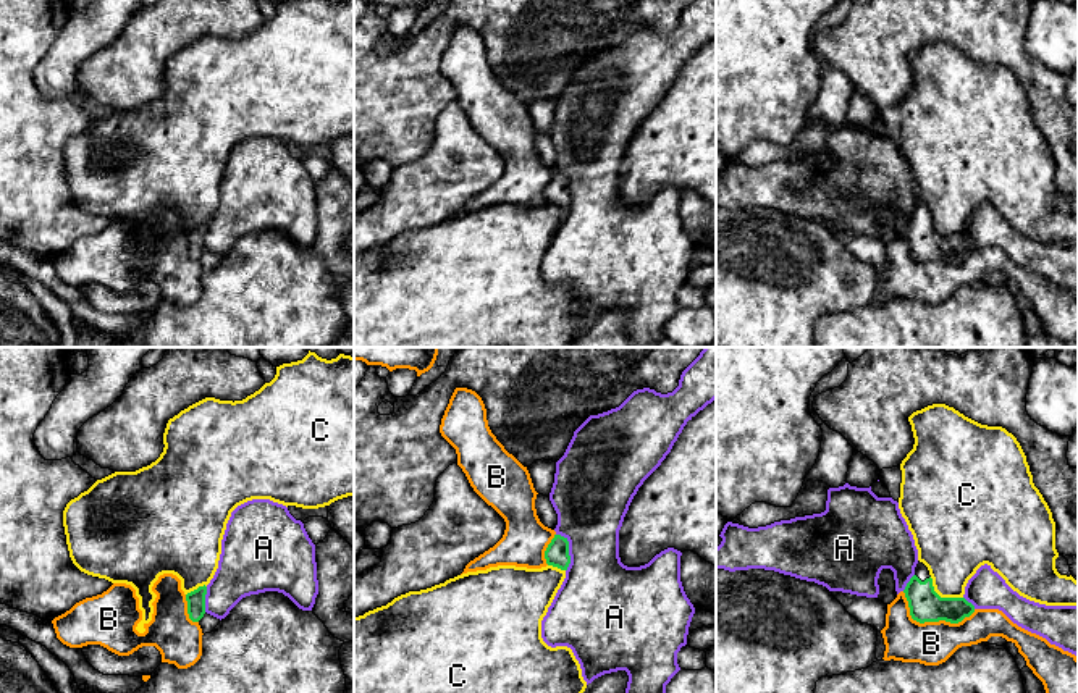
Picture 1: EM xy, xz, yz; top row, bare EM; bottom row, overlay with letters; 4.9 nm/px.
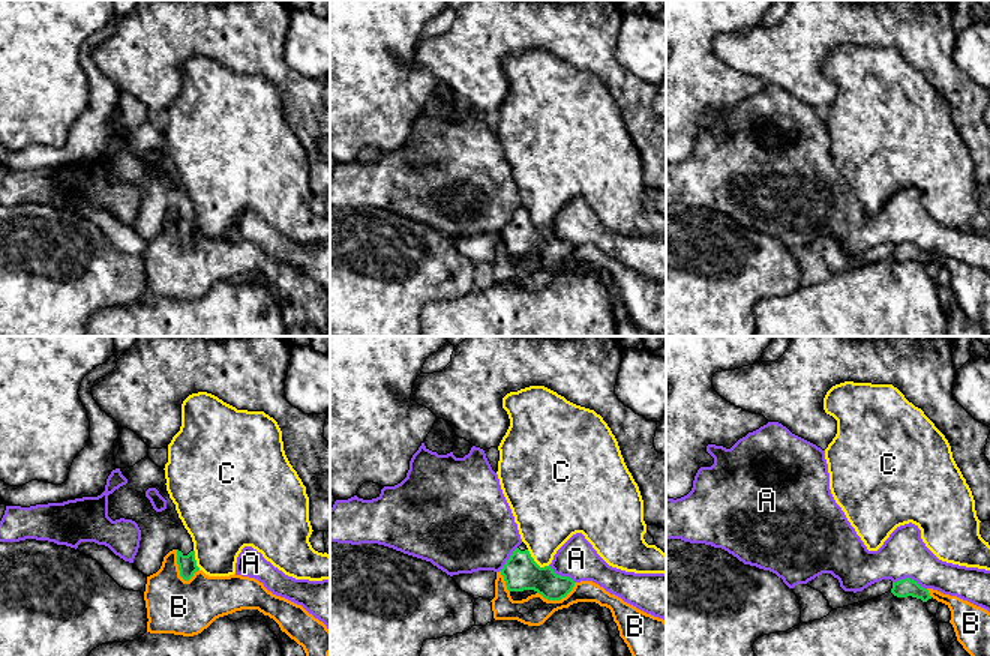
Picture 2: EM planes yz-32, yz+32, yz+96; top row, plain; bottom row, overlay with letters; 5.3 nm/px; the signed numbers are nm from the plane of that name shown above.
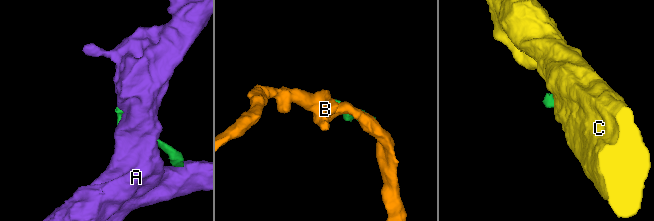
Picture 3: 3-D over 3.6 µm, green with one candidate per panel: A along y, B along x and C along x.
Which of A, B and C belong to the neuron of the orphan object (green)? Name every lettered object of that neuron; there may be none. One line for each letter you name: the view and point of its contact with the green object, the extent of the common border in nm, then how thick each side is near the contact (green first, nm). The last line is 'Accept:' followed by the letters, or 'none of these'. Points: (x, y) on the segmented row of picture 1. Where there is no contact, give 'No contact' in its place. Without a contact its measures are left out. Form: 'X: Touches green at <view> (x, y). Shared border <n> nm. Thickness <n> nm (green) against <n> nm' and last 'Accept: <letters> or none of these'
Accept: none of these

